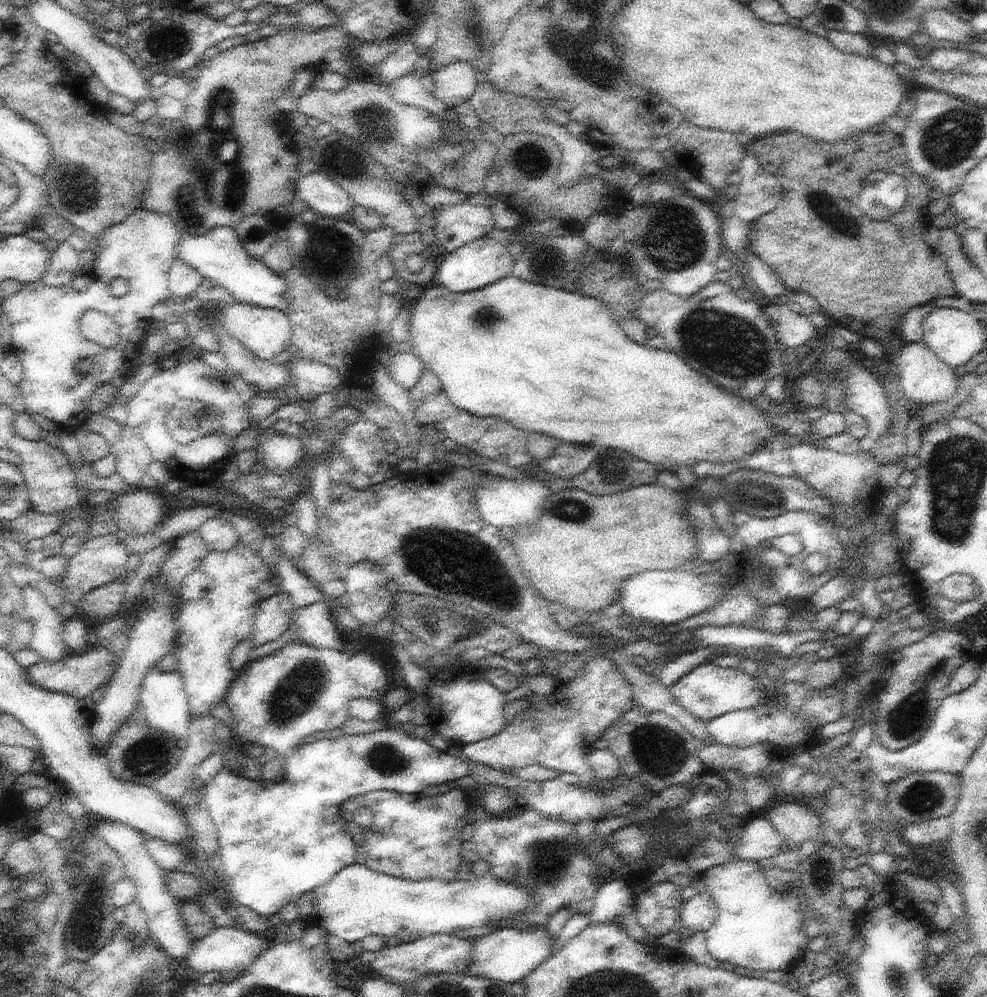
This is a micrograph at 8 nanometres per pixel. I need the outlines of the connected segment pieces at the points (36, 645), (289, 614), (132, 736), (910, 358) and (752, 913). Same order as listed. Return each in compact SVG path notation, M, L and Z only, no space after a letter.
M30 586L22 588L22 596L26 602L26 612L31 612L28 617L34 624L34 636L31 649L49 662L56 662L69 656L71 651L62 638L63 618L58 614L40 590Z
M284 592L274 594L271 598L263 601L256 612L256 621L254 622L252 638L254 649L274 642L282 634L285 634L288 626L292 625L296 610L292 598Z
M139 703L138 708L134 708L134 712L130 714L128 722L114 732L114 738L107 746L106 758L110 762L112 776L116 776L116 780L152 786L180 763L184 752L185 748L178 748L172 736L148 726L144 708Z
M921 339L918 343L904 343L896 357L896 372L900 376L901 388L913 404L937 404L950 400L956 394L959 378L950 364L943 362Z
M732 858L708 868L702 874L706 893L713 896L718 917L706 931L706 950L720 962L761 971L792 970L808 946L804 912L800 906L802 888L777 892L765 880L765 871L755 861Z

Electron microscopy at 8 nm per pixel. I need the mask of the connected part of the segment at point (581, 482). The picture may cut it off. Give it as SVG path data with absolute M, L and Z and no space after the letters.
M602 448L598 458L579 476L572 479L576 489L592 495L608 495L646 484L655 484L658 468L624 450Z

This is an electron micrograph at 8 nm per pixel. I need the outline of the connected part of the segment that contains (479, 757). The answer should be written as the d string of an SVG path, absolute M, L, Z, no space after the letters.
M592 658L585 665L581 665L584 673L572 680L559 682L558 686L548 696L540 697L532 694L530 705L522 710L510 724L500 730L496 736L463 747L463 757L474 763L489 765L492 769L508 772L517 767L525 768L529 765L540 765L552 768L561 773L575 774L580 777L582 784L587 777L594 773L589 764L590 754L595 750L594 743L601 738L620 716L636 705L635 697L626 676L616 668L610 658Z

